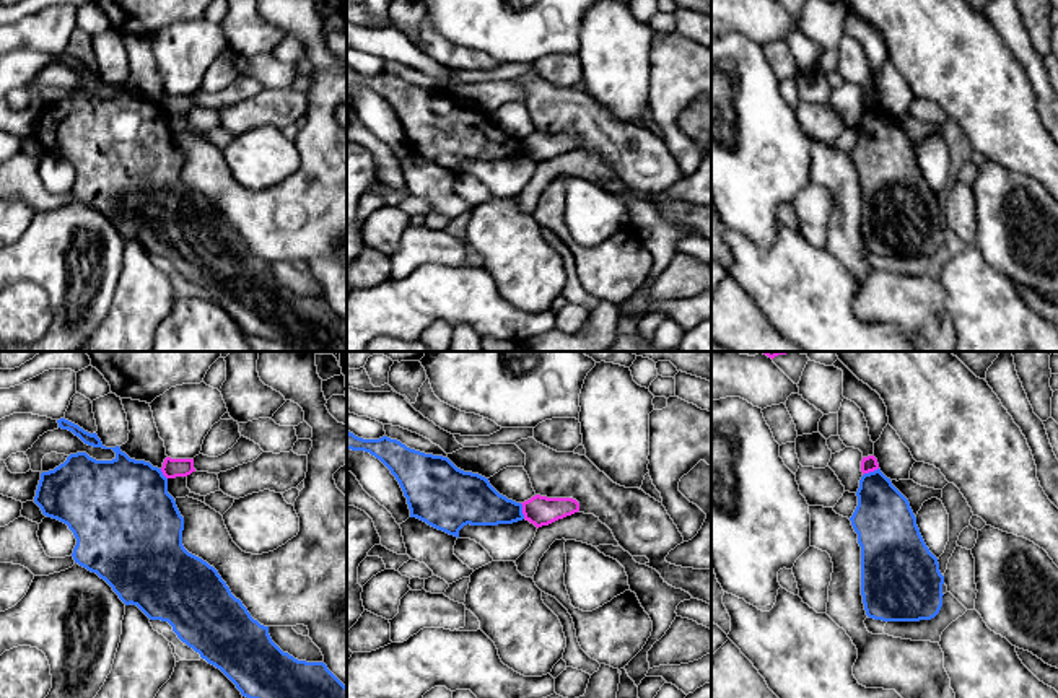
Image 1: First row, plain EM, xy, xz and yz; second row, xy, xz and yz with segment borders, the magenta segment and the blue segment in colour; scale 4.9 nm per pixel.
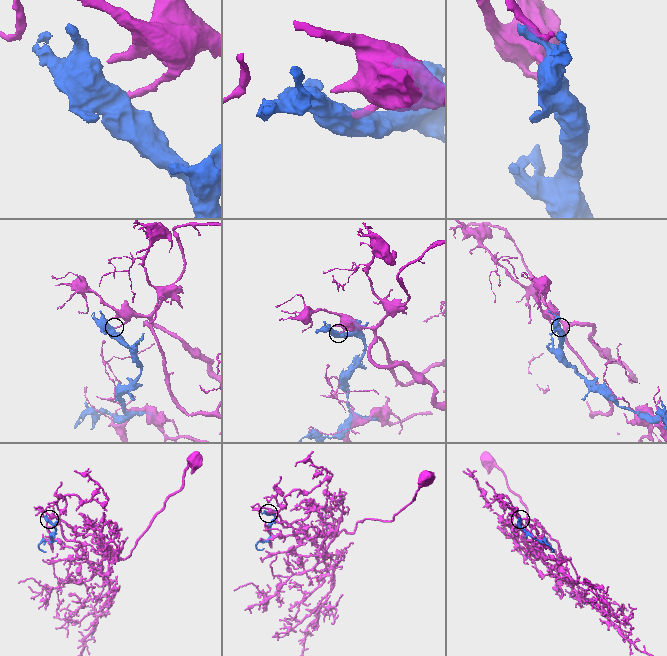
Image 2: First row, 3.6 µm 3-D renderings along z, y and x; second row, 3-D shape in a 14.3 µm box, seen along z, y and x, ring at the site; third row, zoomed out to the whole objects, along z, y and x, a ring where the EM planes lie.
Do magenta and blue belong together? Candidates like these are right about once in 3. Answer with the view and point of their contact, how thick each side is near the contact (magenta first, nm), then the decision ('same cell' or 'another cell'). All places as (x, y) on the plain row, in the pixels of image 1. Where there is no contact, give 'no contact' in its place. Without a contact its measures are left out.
meets magenta in xz at (523, 147); 140 nm thick on the magenta side, 220 nm on the other; another cell

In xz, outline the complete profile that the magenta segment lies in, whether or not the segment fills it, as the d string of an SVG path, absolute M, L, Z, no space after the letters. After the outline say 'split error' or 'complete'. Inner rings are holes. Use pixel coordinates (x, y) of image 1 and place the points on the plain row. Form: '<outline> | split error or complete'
M536 130L521 140L524 155L537 164L579 146L579 138L573 133L547 133Z | complete

